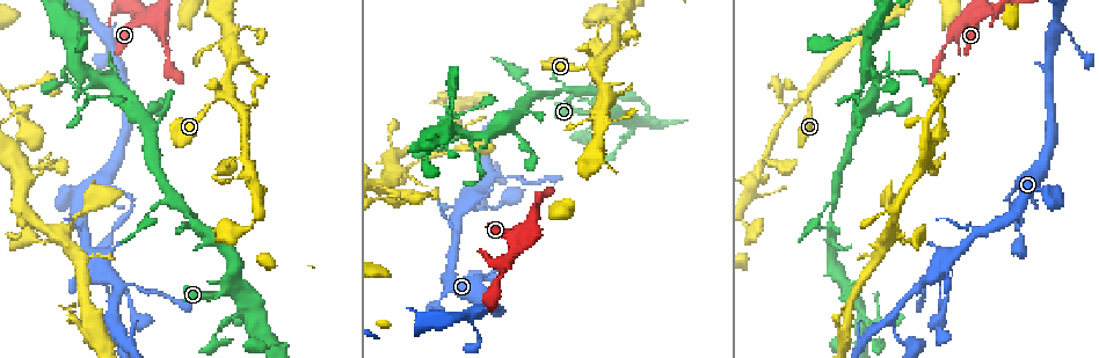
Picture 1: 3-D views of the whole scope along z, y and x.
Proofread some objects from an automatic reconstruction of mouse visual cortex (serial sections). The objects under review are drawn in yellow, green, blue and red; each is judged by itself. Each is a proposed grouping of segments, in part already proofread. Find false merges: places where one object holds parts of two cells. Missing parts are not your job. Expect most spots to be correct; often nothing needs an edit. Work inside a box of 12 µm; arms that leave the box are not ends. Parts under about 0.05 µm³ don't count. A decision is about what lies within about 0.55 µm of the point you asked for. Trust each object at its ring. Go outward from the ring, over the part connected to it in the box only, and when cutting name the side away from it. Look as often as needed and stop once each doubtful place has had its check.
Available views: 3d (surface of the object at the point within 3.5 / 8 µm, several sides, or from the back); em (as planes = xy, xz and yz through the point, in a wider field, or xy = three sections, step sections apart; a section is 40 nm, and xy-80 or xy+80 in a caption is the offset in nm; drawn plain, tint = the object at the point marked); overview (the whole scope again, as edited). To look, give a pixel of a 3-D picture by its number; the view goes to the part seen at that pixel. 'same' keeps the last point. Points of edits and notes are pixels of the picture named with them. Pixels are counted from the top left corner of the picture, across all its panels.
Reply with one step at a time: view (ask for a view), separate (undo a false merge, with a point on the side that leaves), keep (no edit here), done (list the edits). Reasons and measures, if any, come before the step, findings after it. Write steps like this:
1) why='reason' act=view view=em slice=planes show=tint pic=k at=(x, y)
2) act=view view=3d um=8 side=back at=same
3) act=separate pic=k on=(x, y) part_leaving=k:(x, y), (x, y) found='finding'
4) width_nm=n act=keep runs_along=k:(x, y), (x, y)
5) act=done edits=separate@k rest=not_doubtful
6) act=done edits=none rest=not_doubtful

why='two arms at a narrow angle' act=view view=3d um=3.5 side=back pic=1 at=(592, 63)

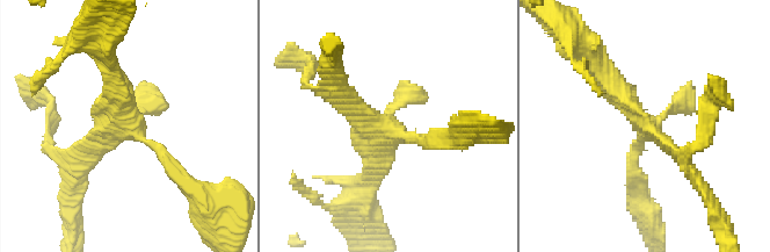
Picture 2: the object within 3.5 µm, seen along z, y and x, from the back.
why='shape alone is not enough' act=view view=em slice=xy step=3 show=tint pic=2 at=(132, 130)

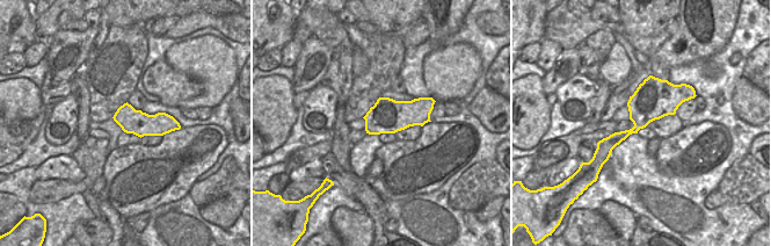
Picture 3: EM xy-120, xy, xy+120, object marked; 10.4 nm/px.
act=keep runs_along=2:(443, 142), (383, 127), (340, 88) found='continuous, no second cell'

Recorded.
why='sudden change in width' act=view view=3d um=3.5 pic=1 at=(223, 16)

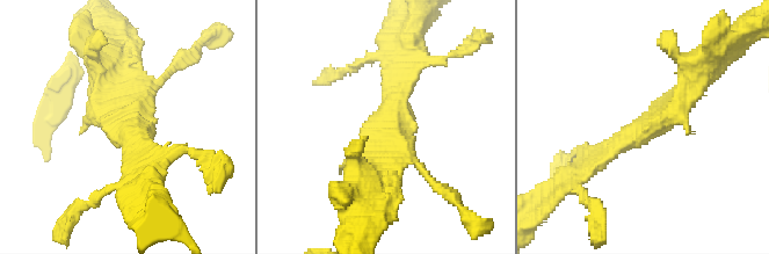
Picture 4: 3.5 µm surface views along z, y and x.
act=keep runs_along=4:(580, 169), (664, 120), (694, 84) found='continuous, no second cell'

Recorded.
why='two arms in line, one across' act=view view=3d um=3.5 side=back pic=1 at=(525, 231)

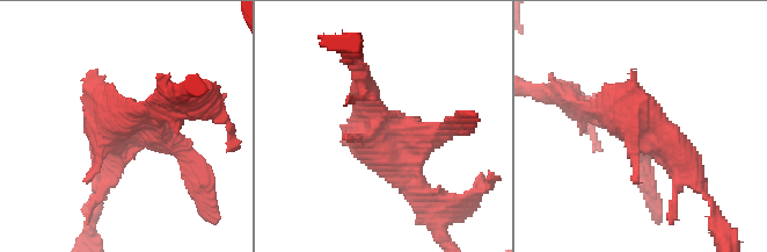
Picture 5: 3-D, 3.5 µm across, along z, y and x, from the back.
act=view view=em slice=planes show=tint pic=5 at=(383, 135)

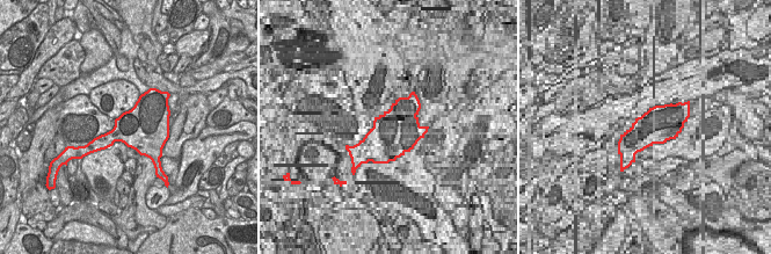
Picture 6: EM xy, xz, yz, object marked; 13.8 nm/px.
act=keep found='continuous, no second cell'

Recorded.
why='small branch off a trunk' act=view view=3d um=8 pic=1 at=(951, 266)

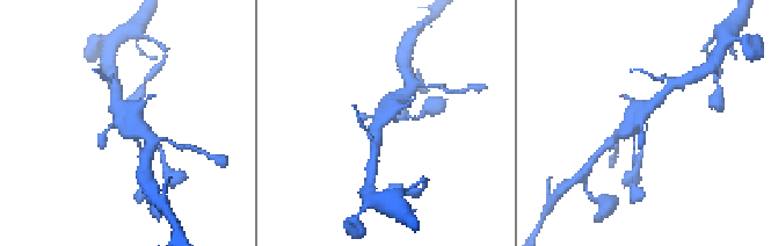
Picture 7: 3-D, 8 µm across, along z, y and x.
why='need the tissue' act=view view=em slice=xy step=2 show=tint pic=7 at=(646, 120)

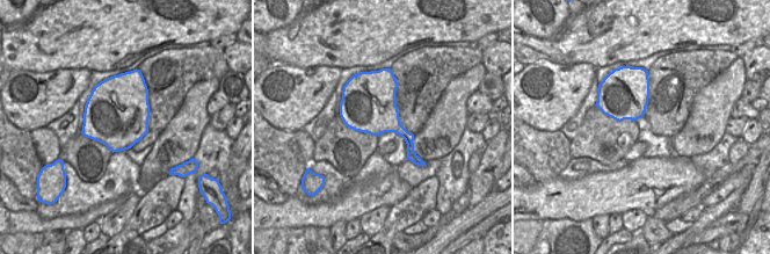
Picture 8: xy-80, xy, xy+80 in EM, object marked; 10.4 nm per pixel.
width_nm=500 act=keep runs_along=7:(660, 98), (617, 136) found='continuous, no second cell'

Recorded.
why='thin arm on a thick one' act=view view=3d um=8 pic=1 at=(120, 285)

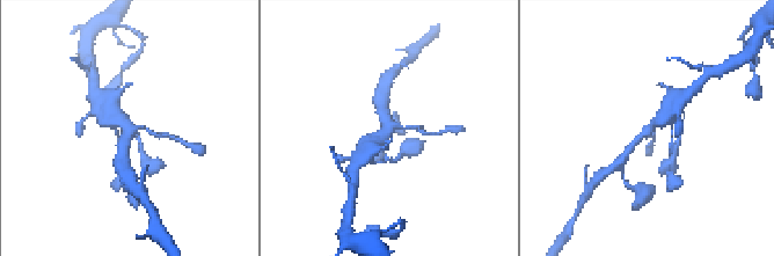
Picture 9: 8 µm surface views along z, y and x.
why='need the tissue' act=view view=em slice=xy step=3 show=tint pic=9 at=(129, 127)

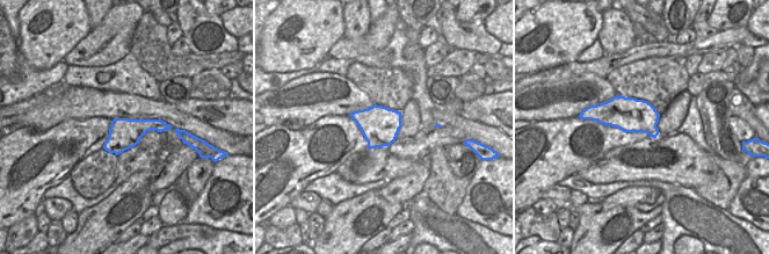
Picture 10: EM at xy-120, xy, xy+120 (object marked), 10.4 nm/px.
arms=3 arm_widths_nm=150,250,500 act=keep runs_along=9:(670, 110), (626, 153) found='all the same cell'

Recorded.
why='calibre changes' act=view view=3d um=3.5 pic=1 at=(1015, 189)

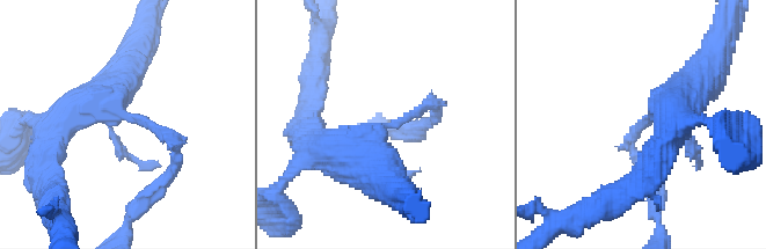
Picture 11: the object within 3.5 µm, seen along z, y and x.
act=view view=em slice=xy step=2 show=tint pic=11 at=(643, 120)

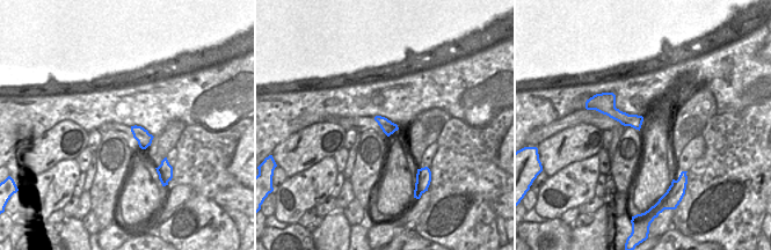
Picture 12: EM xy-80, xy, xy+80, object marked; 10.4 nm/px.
act=keep runs_along=11:(334, 149), (427, 105), (430, 123) found='continuous, no second cell'

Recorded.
act=done edits=none rest=not_doubtful

